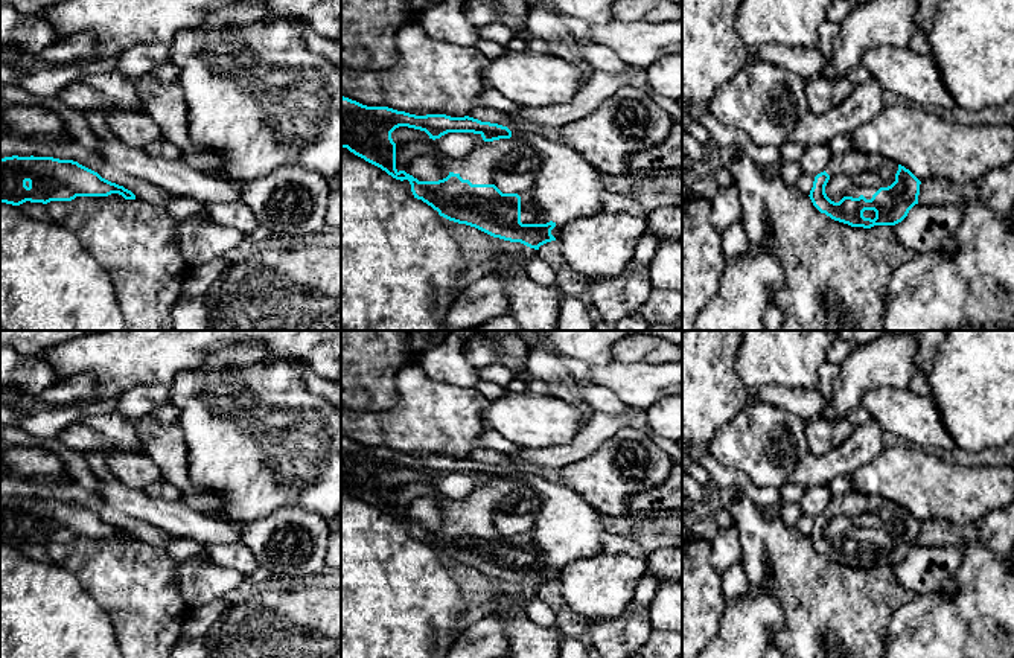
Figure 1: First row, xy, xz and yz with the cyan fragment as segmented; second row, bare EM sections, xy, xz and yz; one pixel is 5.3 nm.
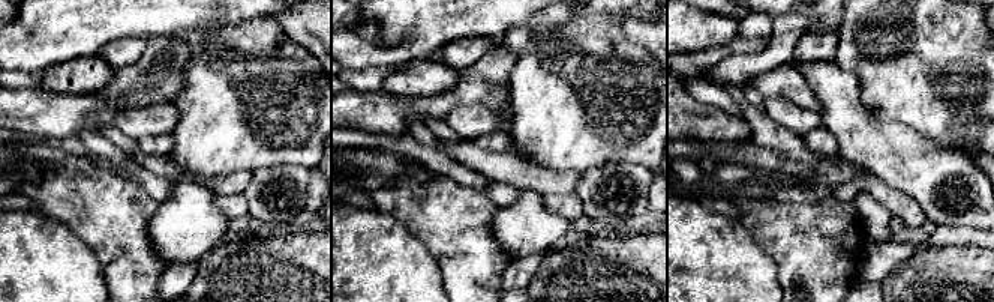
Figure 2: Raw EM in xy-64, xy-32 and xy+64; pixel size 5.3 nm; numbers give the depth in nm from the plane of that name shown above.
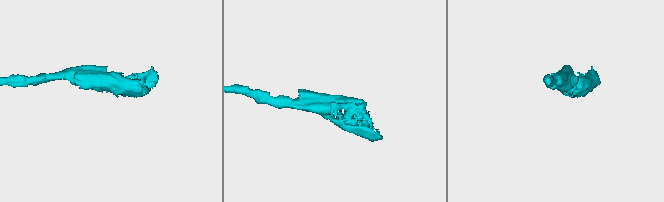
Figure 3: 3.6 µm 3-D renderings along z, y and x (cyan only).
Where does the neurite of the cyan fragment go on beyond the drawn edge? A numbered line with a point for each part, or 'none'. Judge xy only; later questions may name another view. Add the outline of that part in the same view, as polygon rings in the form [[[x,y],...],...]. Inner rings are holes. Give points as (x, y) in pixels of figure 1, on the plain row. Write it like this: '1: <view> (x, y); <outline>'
none

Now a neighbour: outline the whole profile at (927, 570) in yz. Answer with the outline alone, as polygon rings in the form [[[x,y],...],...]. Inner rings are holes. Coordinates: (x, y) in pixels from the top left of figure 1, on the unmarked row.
[[[915,545],[907,557],[892,567],[898,582],[914,594],[958,594],[955,582],[961,551],[955,547]]]

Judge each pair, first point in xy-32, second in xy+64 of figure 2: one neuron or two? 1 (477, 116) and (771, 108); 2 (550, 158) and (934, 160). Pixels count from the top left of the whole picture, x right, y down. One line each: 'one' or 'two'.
1: one
2: two

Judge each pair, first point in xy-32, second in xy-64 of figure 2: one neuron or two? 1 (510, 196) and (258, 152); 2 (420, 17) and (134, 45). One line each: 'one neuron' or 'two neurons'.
1: two neurons
2: two neurons

